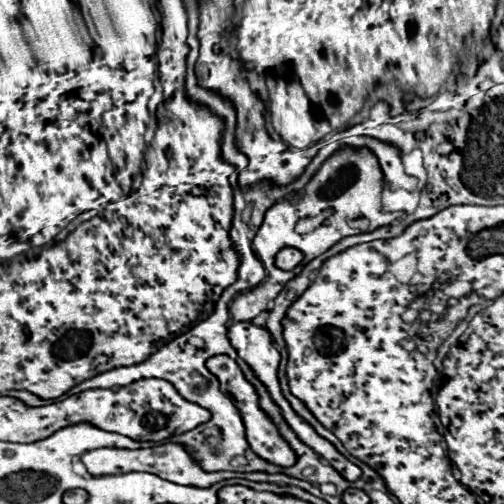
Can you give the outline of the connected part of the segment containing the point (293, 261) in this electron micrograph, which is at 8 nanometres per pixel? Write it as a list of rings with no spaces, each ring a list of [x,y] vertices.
[[[284,247],[284,249],[276,255],[276,267],[284,269],[284,271],[294,269],[300,261],[302,261],[302,253],[300,253],[298,249],[292,249],[292,247]]]

